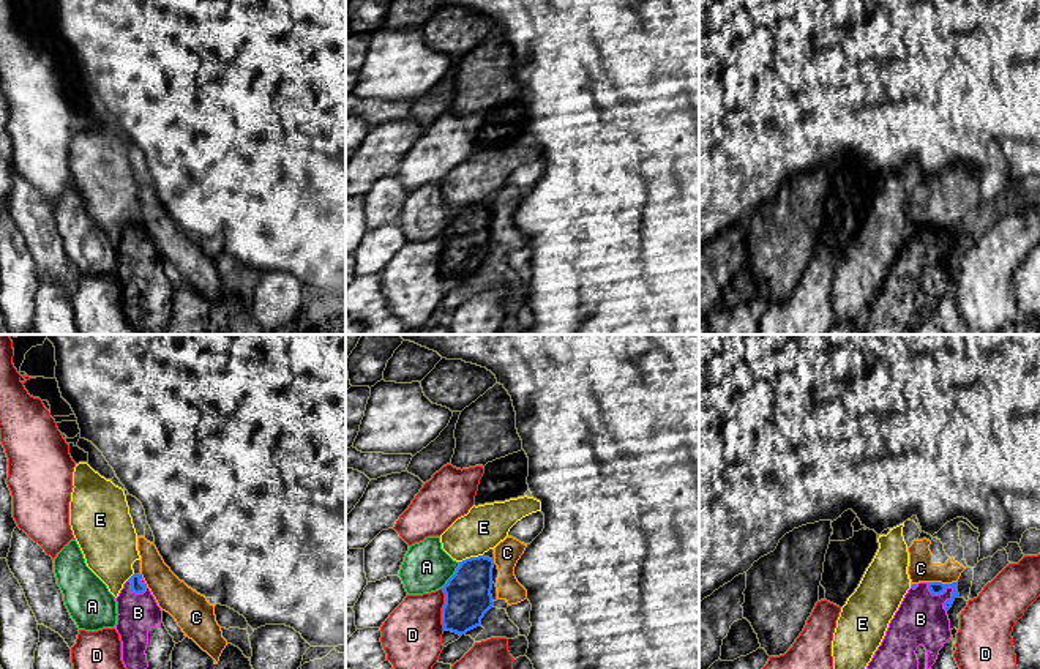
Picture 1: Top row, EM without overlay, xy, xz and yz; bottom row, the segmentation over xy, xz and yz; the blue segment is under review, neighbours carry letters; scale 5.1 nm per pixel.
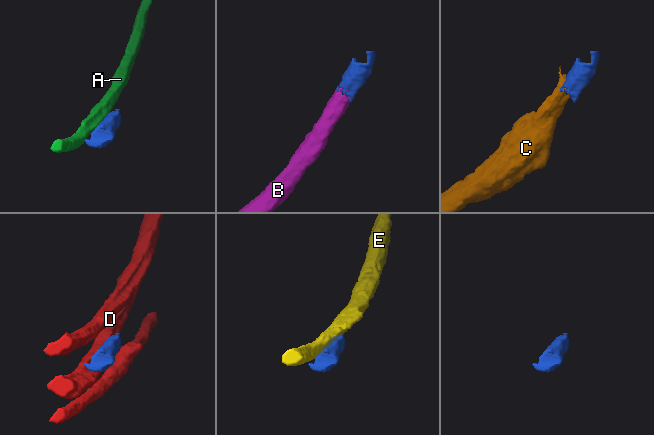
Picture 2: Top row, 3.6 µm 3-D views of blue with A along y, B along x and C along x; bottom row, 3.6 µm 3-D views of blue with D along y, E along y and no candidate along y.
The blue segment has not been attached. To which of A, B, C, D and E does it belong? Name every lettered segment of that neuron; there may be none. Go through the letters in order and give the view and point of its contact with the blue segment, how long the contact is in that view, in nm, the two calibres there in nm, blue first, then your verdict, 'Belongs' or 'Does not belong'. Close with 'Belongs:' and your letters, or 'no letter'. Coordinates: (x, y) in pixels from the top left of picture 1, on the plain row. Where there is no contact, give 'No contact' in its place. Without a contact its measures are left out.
A: Touches blue at xz (453, 221). Shared border 170 nm. Thickness 240 nm (blue) against 240 nm. Does not belong
B: Touches blue at yz (949, 232). Shared border 180 nm. Thickness 60 nm (blue) against 260 nm. Belongs
C: Touches blue at yz (941, 229). Shared border 140 nm. Thickness 60 nm (blue) against 130 nm. Does not belong
D: Touches blue at xz (442, 256). Shared border 220 nm. Thickness 240 nm (blue) against 300 nm. Does not belong
E: Touches blue at xz (471, 204). Shared border 130 nm. Thickness 240 nm (blue) against 220 nm. Does not belong
Belongs: B

